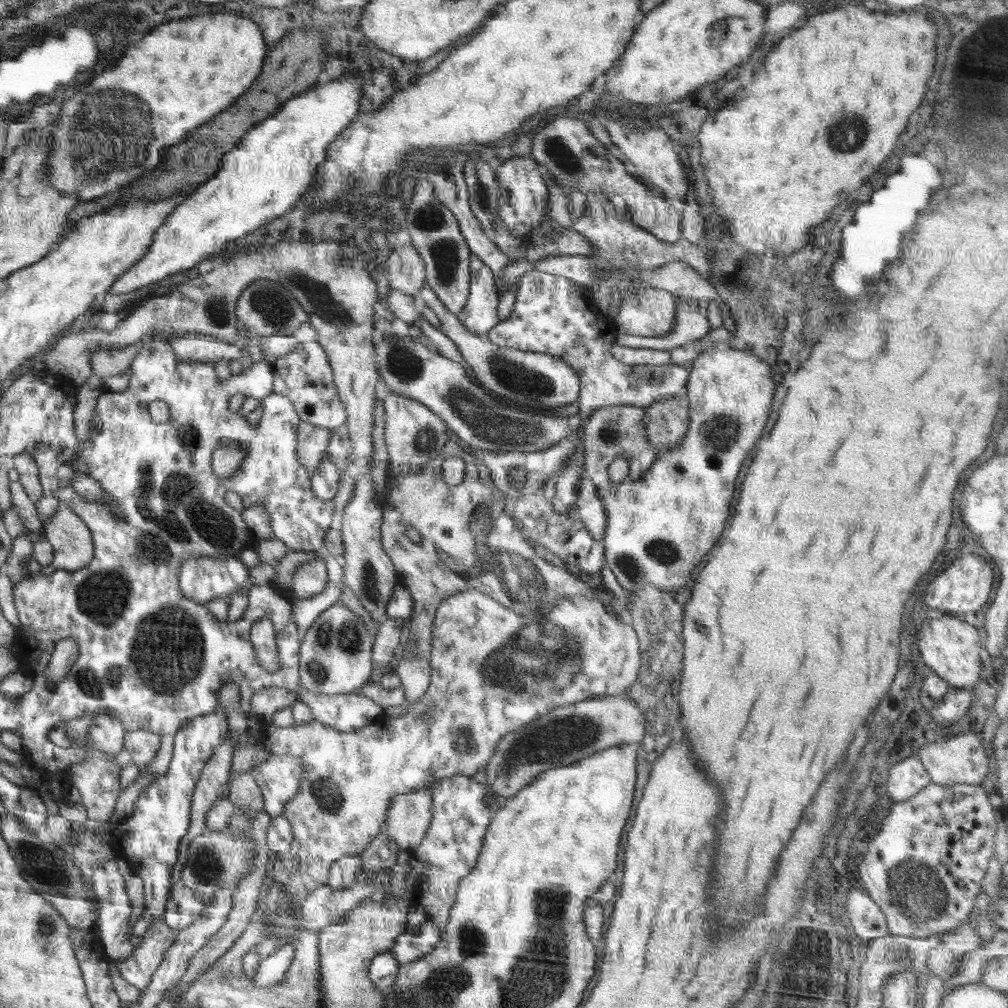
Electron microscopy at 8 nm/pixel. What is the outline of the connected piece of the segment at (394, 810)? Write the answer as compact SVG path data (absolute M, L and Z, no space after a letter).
M420 788L398 795L390 801L382 832L391 836L402 850L411 851L422 842L431 820L431 788Z

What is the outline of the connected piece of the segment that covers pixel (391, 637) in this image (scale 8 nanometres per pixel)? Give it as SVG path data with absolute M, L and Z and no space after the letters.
M385 618L378 625L371 652L371 660L376 674L380 673L385 664L390 662L394 656L394 651L400 642L402 628L407 621L405 618Z

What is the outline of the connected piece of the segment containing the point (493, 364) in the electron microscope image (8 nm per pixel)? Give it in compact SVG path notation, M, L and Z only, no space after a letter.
M425 284L418 292L424 302L434 311L441 322L440 330L456 343L462 358L474 371L475 381L483 388L489 388L518 406L532 406L540 410L566 406L576 402L579 397L580 379L577 372L570 368L559 356L548 353L521 351L510 347L492 344L485 336L468 330L457 315L452 314L436 293Z

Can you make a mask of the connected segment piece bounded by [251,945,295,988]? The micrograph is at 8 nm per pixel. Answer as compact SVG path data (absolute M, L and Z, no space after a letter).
M290 945L278 947L278 950L270 953L268 958L260 962L256 967L256 975L251 981L260 988L272 987L284 980L287 971L291 968L295 948Z

